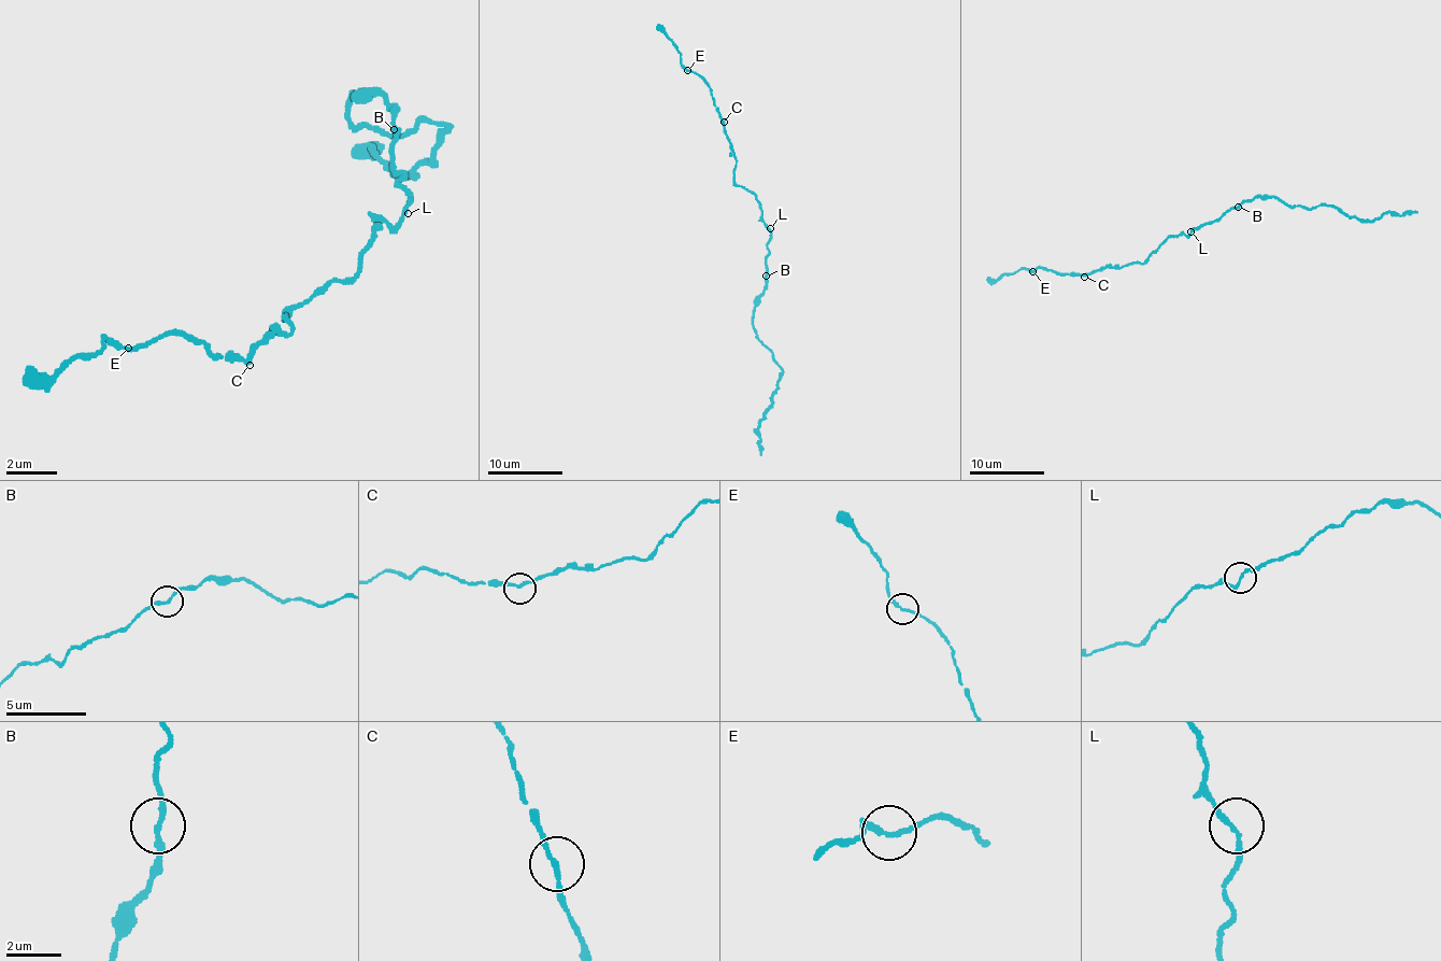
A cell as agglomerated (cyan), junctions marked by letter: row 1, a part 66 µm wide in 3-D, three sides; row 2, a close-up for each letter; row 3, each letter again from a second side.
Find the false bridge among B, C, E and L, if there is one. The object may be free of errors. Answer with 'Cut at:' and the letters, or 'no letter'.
Cut at: no letter

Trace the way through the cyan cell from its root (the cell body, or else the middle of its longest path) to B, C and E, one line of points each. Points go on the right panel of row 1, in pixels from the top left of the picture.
B: (1193, 231), (1237, 208)
C: (1193, 231), (1168, 237), (1142, 264), (1101, 267), (1084, 277)
E: (1193, 231), (1168, 237), (1142, 264), (1101, 267), (1084, 274), (1060, 274), (1041, 267), (1032, 271)

